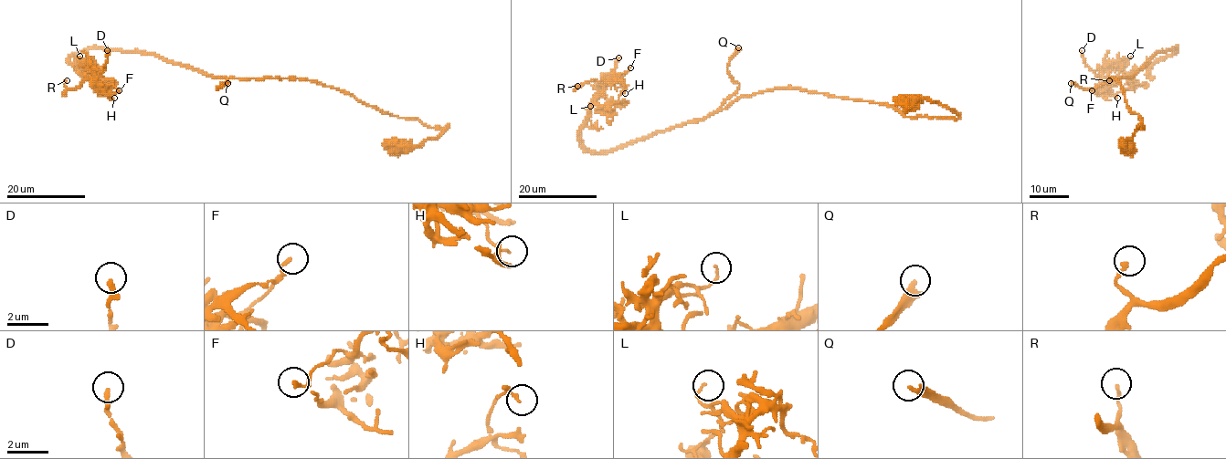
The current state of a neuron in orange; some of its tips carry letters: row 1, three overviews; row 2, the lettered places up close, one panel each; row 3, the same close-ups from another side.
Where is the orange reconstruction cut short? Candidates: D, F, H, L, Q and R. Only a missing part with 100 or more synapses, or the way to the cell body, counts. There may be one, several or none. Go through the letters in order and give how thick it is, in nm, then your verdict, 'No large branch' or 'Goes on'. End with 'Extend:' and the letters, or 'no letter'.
D: Thickness 240 nm. No large branch
F: Thickness 120 nm. No large branch
H: Thickness 150 nm. No large branch
L: Thickness 120 nm. No large branch
Q: Thickness 320 nm. Goes on
R: Thickness 150 nm. No large branch
Extend: Q

